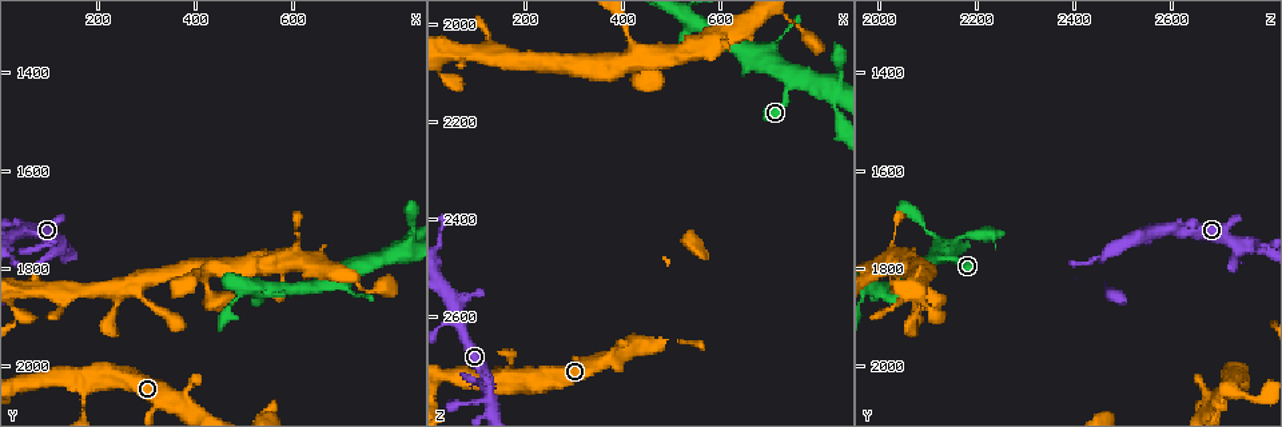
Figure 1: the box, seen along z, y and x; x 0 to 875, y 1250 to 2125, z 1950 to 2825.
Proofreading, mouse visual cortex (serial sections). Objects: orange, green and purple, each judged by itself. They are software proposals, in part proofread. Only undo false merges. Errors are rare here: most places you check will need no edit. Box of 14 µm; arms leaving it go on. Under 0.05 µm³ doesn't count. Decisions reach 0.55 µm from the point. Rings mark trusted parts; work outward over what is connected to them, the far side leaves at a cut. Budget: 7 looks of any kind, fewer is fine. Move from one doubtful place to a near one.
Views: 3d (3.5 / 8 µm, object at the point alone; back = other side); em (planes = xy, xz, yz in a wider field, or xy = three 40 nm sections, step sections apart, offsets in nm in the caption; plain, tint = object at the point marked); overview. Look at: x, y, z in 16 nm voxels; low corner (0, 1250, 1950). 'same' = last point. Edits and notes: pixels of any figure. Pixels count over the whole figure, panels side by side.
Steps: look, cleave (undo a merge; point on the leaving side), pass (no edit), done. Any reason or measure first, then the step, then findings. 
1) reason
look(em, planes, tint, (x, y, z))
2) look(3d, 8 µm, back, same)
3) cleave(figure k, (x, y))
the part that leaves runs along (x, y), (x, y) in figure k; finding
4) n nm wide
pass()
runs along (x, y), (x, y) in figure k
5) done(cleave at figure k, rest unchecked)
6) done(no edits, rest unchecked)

look(3d, 3.5 µm, (120, 1750, 2770))

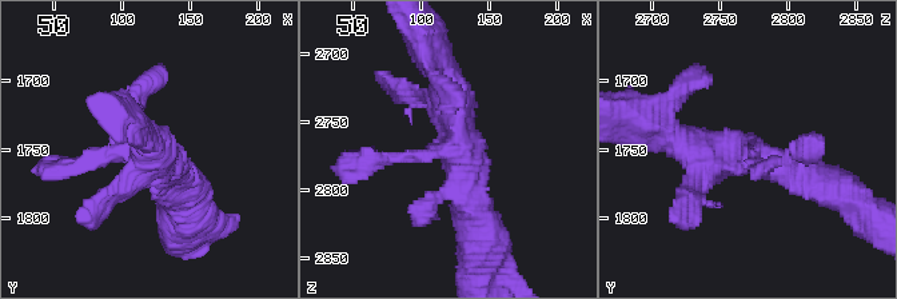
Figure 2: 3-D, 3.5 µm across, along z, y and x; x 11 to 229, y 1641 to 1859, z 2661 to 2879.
look(em, xy, step 5, tint, (124, 1756, 2770))

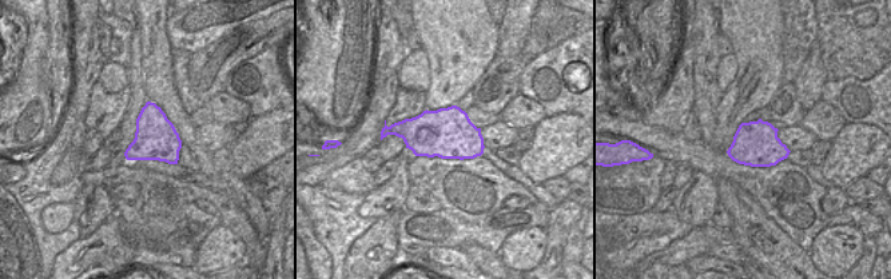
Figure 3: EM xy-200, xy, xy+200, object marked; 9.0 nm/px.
460 nm wide
pass()
runs along (438, 68), (483, 223) in figure 2; all the same cell

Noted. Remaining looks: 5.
two arms in line, one across
look(3d, 3.5 µm, (65, 1725, 2595))

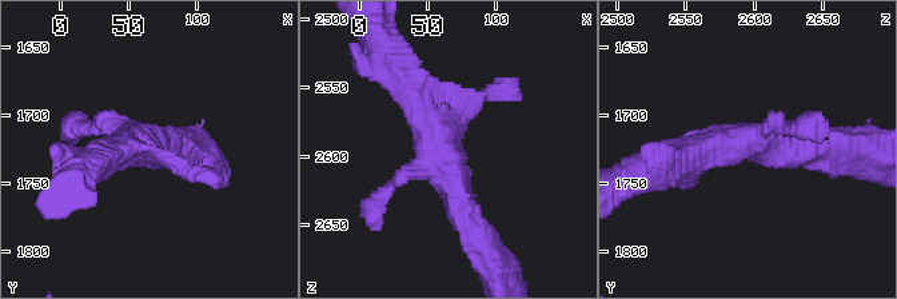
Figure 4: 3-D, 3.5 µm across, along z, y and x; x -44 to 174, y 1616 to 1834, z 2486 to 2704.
look(em, xy, step 5, tint, (60, 1722, 2602))

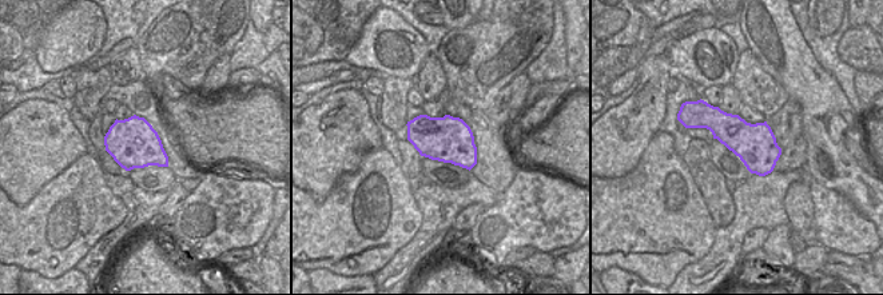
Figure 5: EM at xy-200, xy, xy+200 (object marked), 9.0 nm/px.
pass()
runs along (475, 236), (435, 127), (402, 83) in figure 4; all the same cell

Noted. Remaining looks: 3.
look(3d, 3.5 µm, back, (840, 1755, 2145))

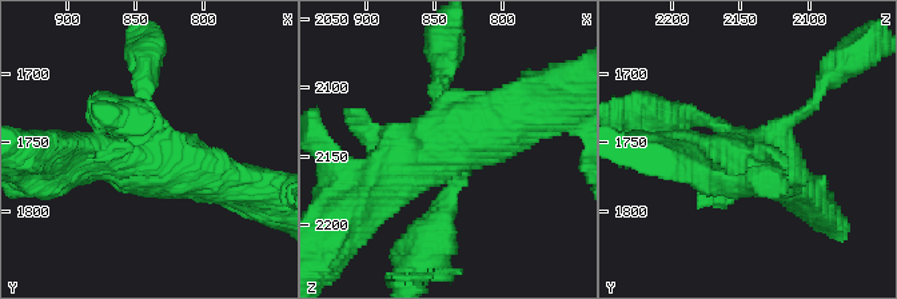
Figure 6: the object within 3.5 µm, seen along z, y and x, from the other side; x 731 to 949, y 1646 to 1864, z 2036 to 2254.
look(em, xy, step 1, tint, (836, 1752, 2152))

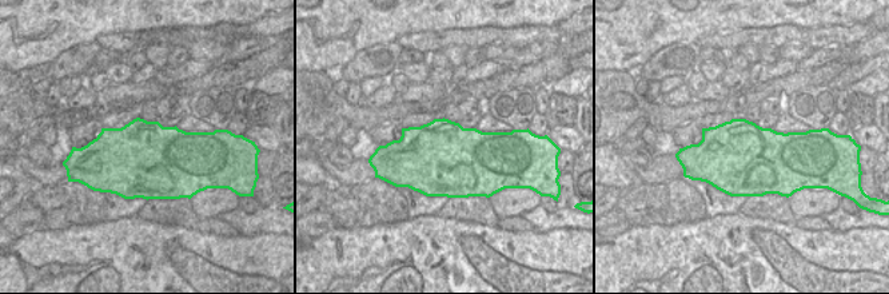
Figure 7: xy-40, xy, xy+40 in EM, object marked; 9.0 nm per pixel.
pass()
runs along (545, 107), (454, 147), (450, 206) in figure 6; continuous, no second cell

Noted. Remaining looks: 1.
done(no edits, rest unchecked)

